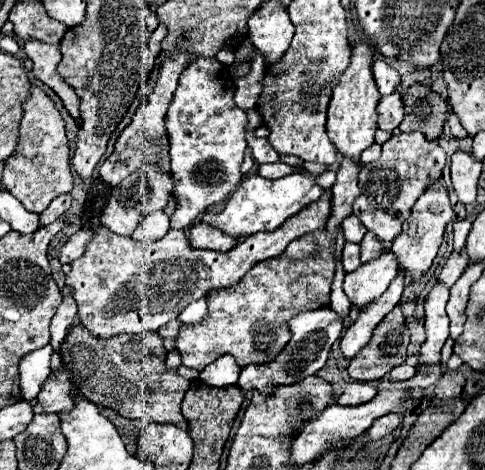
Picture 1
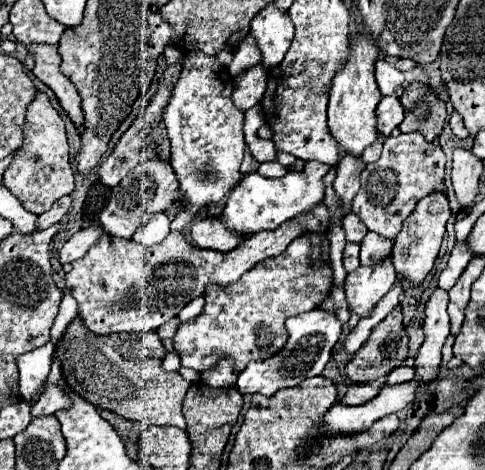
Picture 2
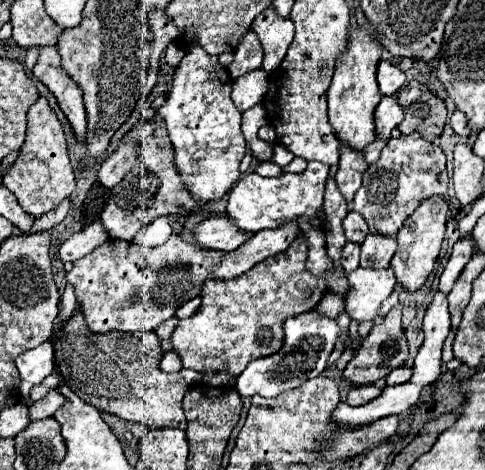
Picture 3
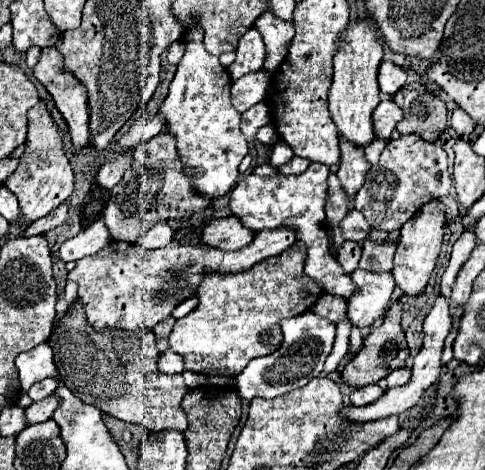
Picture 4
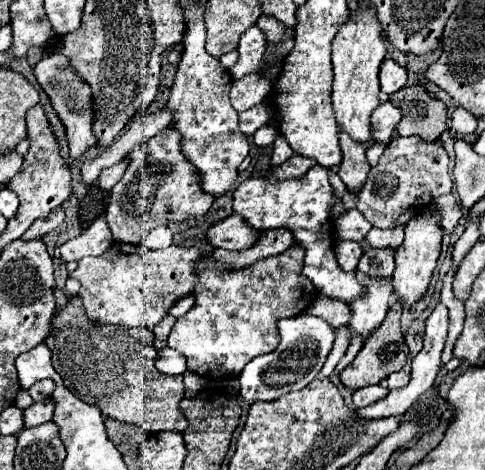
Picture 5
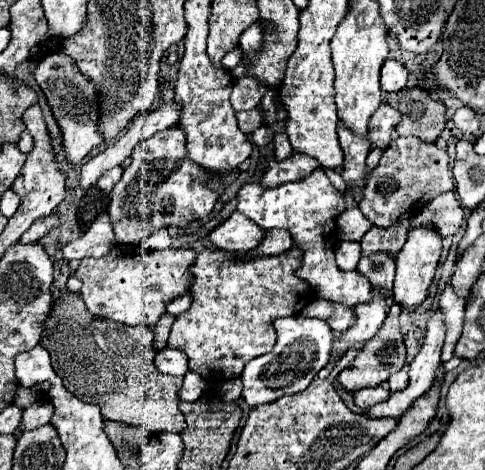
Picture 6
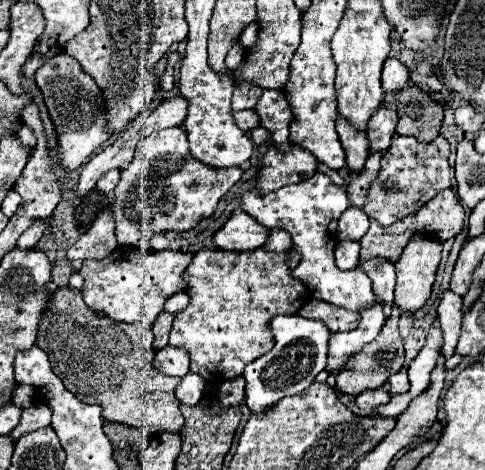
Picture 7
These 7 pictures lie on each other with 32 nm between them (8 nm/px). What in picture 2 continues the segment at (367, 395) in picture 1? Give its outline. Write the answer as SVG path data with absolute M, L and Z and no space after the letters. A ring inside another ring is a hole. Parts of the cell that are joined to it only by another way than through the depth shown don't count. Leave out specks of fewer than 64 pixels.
M350 384L348 386L348 392L344 394L344 398L340 400L342 404L348 404L348 406L358 406L358 404L364 404L368 400L372 400L376 394L380 392L378 384Z

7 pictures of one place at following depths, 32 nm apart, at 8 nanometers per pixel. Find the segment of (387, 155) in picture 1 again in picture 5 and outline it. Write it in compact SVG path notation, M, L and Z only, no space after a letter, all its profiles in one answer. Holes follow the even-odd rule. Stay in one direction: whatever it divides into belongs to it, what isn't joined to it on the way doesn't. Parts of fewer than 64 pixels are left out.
M400 136L386 146L380 162L370 168L366 184L356 198L356 208L372 226L390 230L406 224L410 218L420 214L422 208L428 206L434 198L450 194L450 190L452 178L448 172L446 150L438 142L424 142L420 136Z

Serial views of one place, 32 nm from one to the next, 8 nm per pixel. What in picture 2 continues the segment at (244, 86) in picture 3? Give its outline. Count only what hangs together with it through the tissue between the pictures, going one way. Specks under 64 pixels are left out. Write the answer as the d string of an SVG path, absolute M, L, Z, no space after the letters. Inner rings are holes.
M262 62L254 64L254 68L250 68L250 72L244 72L236 78L236 88L234 88L234 104L246 112L248 108L256 106L266 90L266 78L268 78L268 70L264 68Z

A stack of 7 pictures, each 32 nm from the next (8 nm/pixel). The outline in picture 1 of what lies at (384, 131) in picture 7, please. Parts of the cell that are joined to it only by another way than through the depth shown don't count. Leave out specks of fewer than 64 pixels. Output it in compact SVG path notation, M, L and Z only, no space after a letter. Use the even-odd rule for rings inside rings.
M400 86L388 94L382 96L378 102L378 128L394 130L404 118L404 104L402 104L402 90Z

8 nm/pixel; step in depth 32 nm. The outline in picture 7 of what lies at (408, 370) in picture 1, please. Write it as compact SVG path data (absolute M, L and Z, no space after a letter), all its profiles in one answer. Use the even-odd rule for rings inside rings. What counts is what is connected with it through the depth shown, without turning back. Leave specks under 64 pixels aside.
M400 370L400 372L392 374L390 380L388 380L388 384L390 384L390 392L392 394L406 392L408 390L408 374L406 374L406 370Z

